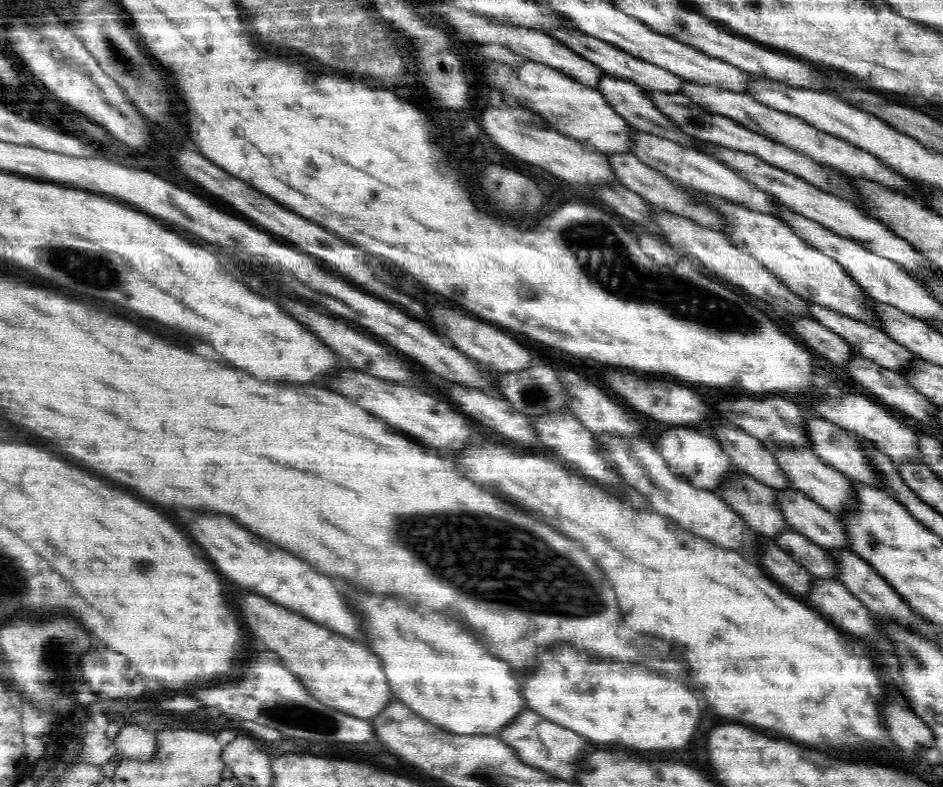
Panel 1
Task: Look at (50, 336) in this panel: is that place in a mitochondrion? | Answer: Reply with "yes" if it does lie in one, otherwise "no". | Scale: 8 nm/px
no

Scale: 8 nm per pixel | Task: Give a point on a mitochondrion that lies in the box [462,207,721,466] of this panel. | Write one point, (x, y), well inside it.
(539, 398)

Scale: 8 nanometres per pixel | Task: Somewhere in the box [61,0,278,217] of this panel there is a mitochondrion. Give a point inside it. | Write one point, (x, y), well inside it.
(121, 60)

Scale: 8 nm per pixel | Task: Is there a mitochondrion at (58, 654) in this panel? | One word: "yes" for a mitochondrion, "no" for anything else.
yes

